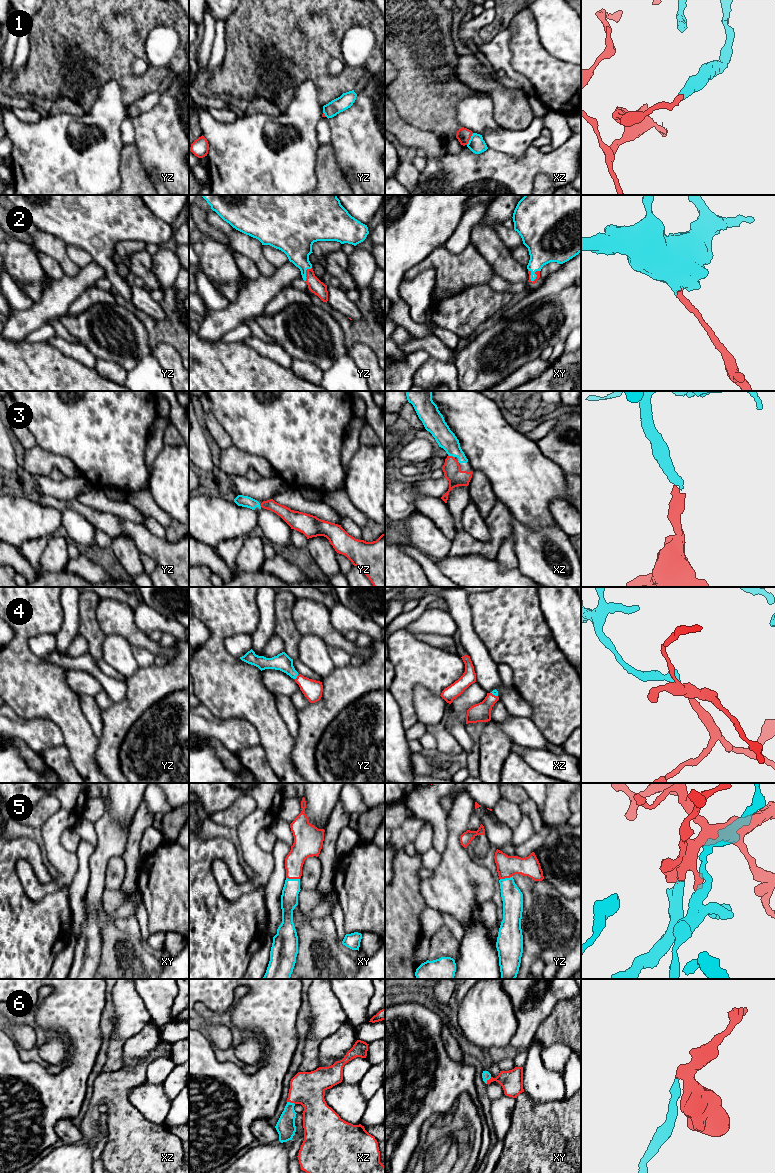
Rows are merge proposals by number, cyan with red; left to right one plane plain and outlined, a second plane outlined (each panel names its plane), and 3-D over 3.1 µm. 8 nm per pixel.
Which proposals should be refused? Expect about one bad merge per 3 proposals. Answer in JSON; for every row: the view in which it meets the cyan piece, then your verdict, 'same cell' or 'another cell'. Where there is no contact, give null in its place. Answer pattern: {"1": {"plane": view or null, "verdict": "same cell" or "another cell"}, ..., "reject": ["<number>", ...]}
{"1": {"plane": "xz", "verdict": "another cell"}, "2": {"plane": "xy", "verdict": "same cell"}, "3": {"plane": "xz", "verdict": "same cell"}, "4": {"plane": "yz", "verdict": "same cell"}, "5": {"plane": "xy", "verdict": "same cell"}, "6": {"plane": "xz", "verdict": "same cell"}, "reject": ["1"]}

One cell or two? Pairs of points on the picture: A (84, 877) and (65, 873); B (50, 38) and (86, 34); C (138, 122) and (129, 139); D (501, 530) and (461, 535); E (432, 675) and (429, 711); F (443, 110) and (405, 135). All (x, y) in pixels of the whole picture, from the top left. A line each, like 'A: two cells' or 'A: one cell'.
A: two cells
B: one cell
C: two cells
D: one cell
E: two cells
F: two cells

